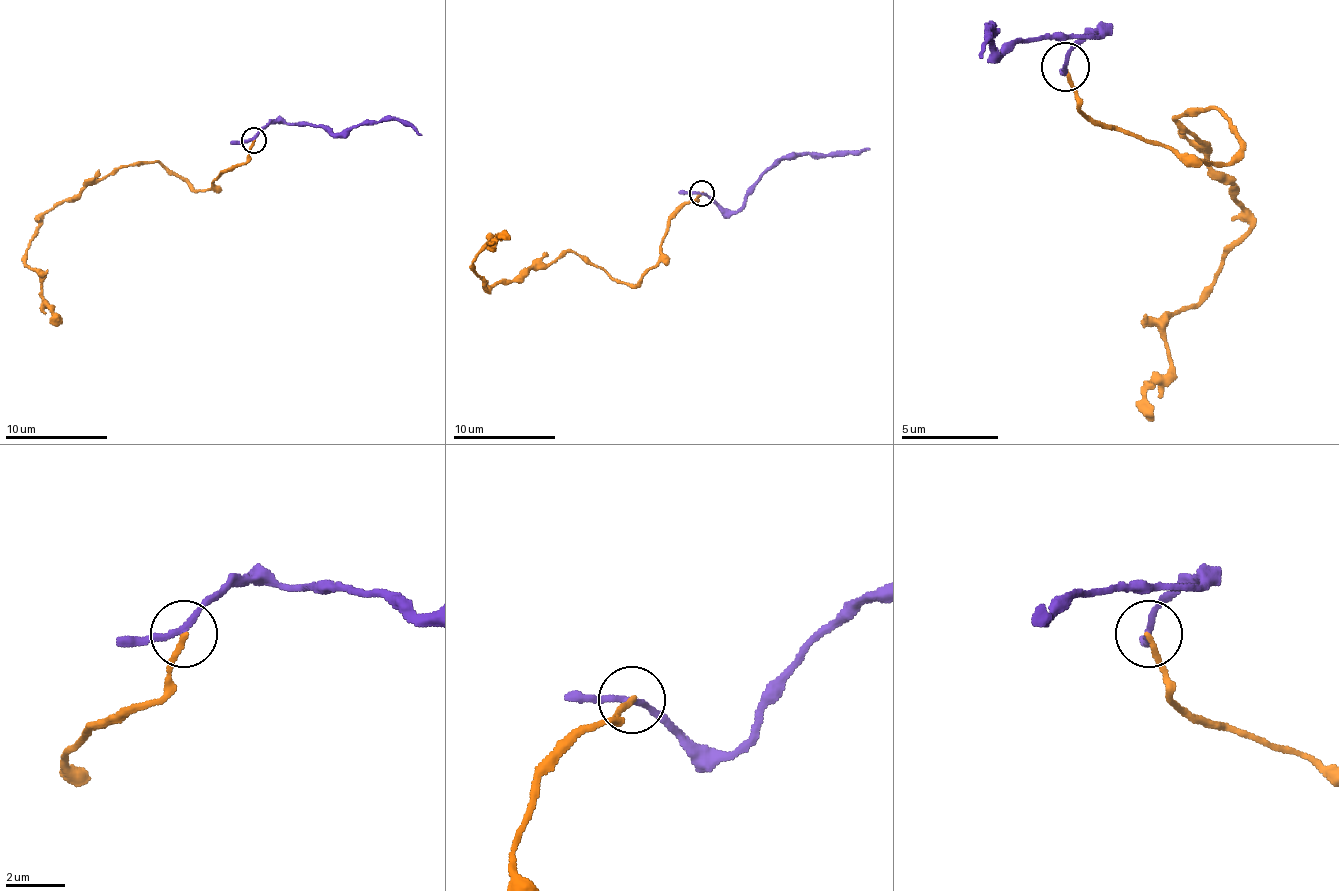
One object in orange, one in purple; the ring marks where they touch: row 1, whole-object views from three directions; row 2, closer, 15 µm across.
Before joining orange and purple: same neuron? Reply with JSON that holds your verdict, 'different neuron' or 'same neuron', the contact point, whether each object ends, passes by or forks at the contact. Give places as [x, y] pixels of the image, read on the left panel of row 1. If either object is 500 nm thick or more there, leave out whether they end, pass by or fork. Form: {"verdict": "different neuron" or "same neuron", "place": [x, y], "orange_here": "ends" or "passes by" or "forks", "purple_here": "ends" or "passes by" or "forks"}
{"verdict": "different neuron", "place": [254, 140], "orange_here": "ends", "purple_here": "passes by"}

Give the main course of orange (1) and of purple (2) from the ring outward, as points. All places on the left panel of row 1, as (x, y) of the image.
1: (253, 140), (248, 158), (209, 189), (191, 189), (155, 161), (120, 166), (53, 207), (25, 261), (58, 325)
2: (253, 140), (271, 122), (309, 122), (327, 125), (335, 133), (348, 133), (361, 125), (404, 120), (422, 135)

